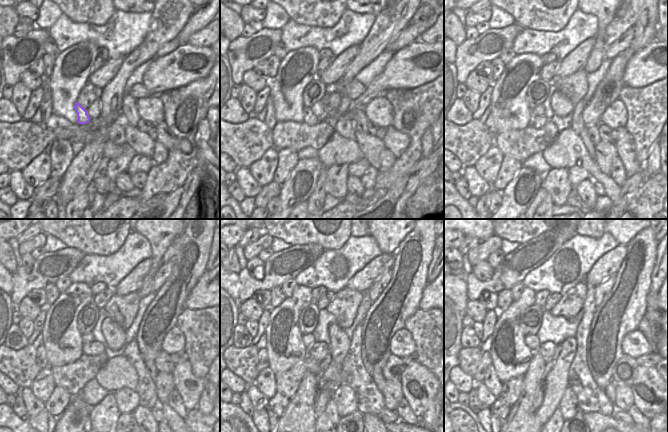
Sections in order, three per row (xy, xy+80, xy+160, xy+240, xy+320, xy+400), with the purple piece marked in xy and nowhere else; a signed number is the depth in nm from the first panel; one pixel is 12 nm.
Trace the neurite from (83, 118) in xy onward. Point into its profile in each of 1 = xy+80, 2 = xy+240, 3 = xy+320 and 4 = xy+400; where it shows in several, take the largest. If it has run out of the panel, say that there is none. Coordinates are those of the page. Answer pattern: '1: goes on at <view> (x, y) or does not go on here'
1: goes on at xy+80 (309, 118)
2: goes on at xy+240 (94, 348)
3: goes on at xy+320 (319, 351)
4: goes on at xy+400 (547, 350)

